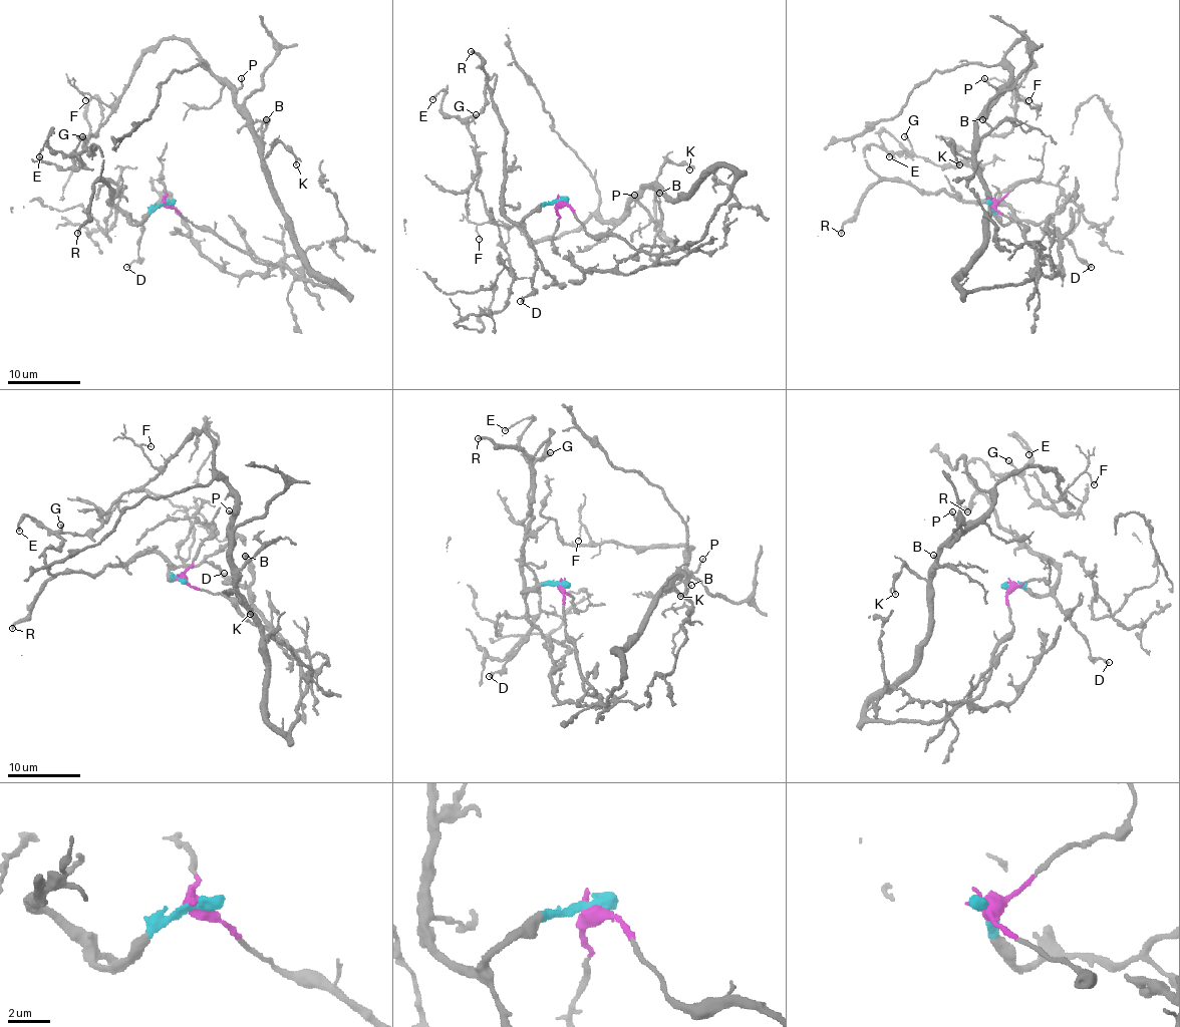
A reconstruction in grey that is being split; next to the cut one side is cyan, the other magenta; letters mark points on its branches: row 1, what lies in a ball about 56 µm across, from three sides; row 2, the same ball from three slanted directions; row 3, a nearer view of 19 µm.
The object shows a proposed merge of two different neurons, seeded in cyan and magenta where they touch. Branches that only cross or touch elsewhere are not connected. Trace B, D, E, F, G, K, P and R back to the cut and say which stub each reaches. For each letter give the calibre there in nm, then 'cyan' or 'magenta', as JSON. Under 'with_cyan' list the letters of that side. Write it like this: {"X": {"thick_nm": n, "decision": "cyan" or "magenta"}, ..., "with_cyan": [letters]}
{"B": {"thick_nm": 120, "decision": "magenta"}, "D": {"thick_nm": 260, "decision": "cyan"}, "E": {"thick_nm": 140, "decision": "cyan"}, "F": {"thick_nm": 120, "decision": "magenta"}, "G": {"thick_nm": 240, "decision": "cyan"}, "K": {"thick_nm": 110, "decision": "magenta"}, "P": {"thick_nm": 180, "decision": "magenta"}, "R": {"thick_nm": 280, "decision": "cyan"}, "with_cyan": ["D", "E", "G", "R"]}

